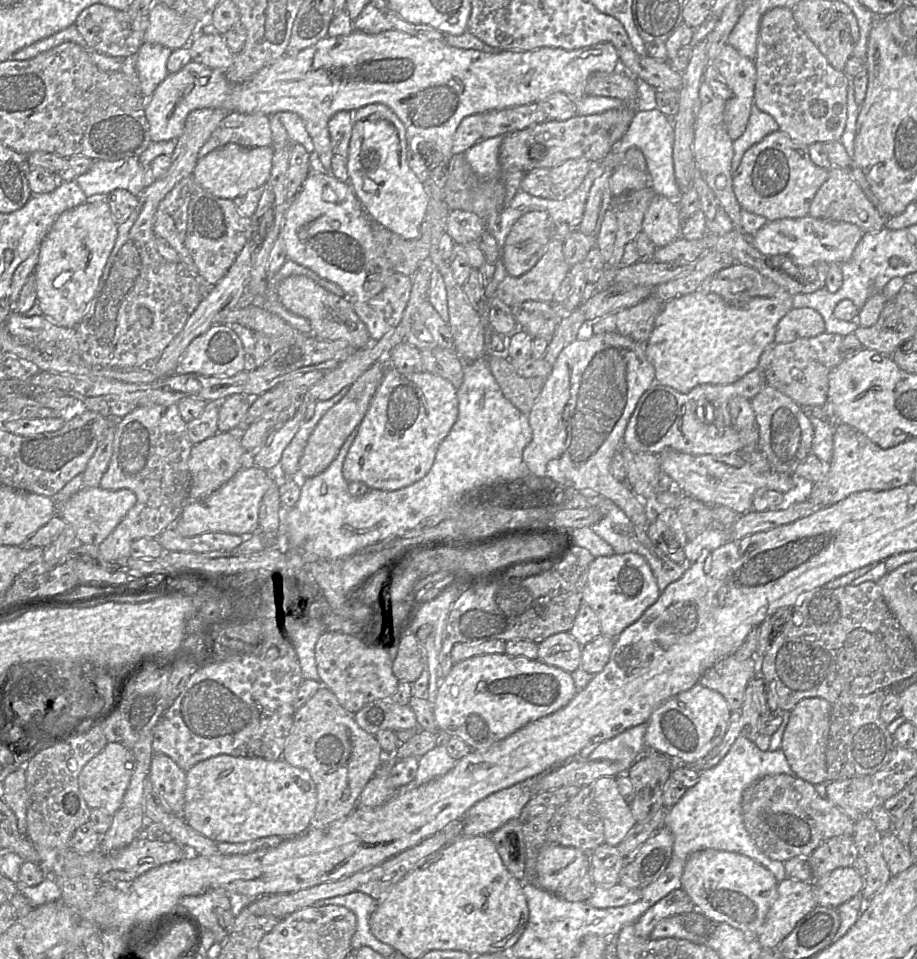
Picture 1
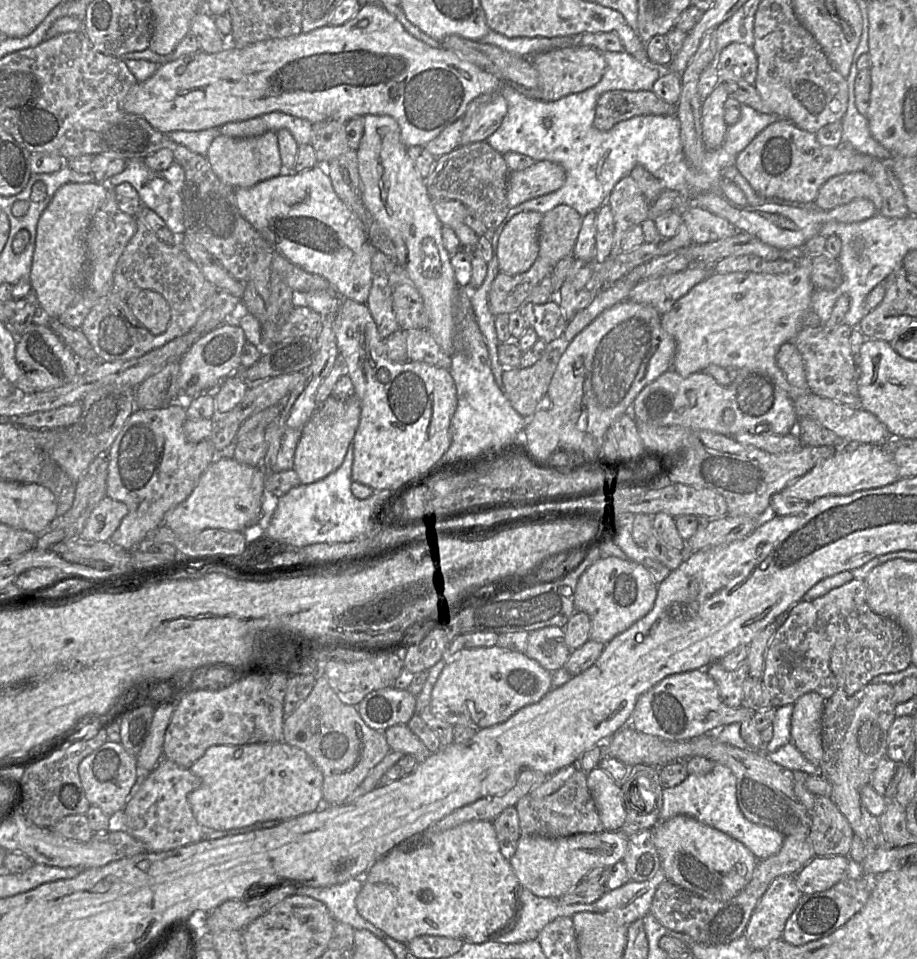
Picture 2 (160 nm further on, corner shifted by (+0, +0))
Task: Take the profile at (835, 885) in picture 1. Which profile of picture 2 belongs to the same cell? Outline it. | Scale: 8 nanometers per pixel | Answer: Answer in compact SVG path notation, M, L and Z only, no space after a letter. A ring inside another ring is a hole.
M814 856L795 875L795 881L802 894L813 894L830 889L847 876L847 856Z

